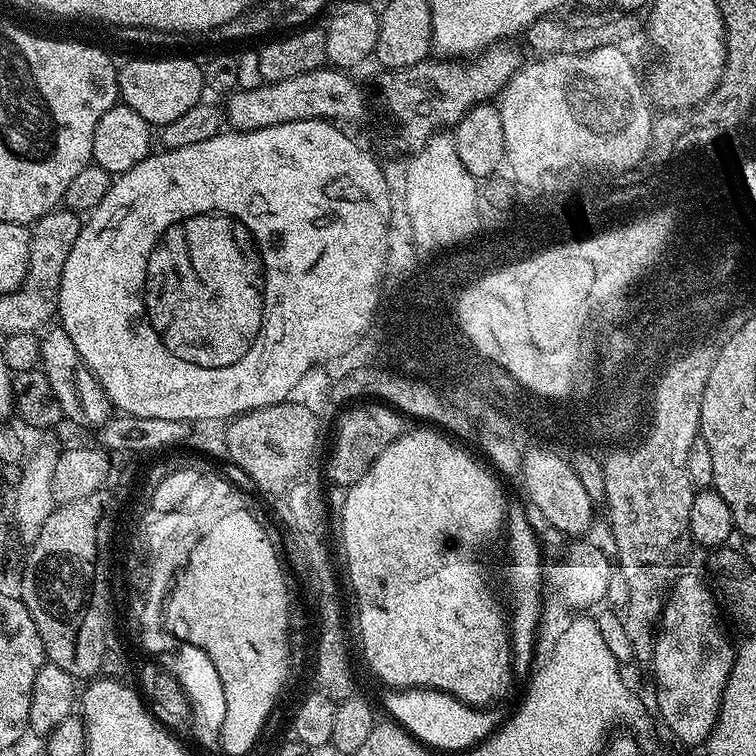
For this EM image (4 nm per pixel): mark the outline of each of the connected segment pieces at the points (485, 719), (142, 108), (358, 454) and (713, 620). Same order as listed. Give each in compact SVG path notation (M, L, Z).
M405 688L385 693L384 708L392 715L389 717L432 750L441 748L444 752L467 753L469 748L475 748L492 735L506 719L506 712L500 706L467 704L448 692L439 692L437 688Z
M164 56L161 60L128 60L118 68L119 99L130 110L142 114L150 126L163 126L186 114L190 106L201 103L205 95L204 69L184 56Z
M360 402L355 406L345 407L334 424L336 440L334 436L334 443L326 460L327 479L329 476L340 490L347 490L358 483L366 470L370 470L374 458L378 458L378 454L382 454L382 450L386 450L390 442L397 440L406 431L404 422L405 417L396 408L383 402Z
M681 573L671 592L668 594L665 608L660 618L654 640L654 656L651 667L656 680L656 704L667 728L674 734L673 739L683 747L696 745L701 747L720 716L721 696L735 656L734 644L731 644L722 622L722 610L713 589L708 587L694 574Z

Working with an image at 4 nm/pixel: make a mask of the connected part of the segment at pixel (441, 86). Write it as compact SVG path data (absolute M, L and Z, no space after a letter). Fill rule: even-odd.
M501 42L471 62L445 62L440 58L429 58L409 68L381 71L376 88L384 103L383 111L399 118L404 126L402 134L405 141L413 149L423 148L437 129L454 126L475 104L487 104L499 97L508 85L508 79L522 64L520 52L512 44L515 43Z

